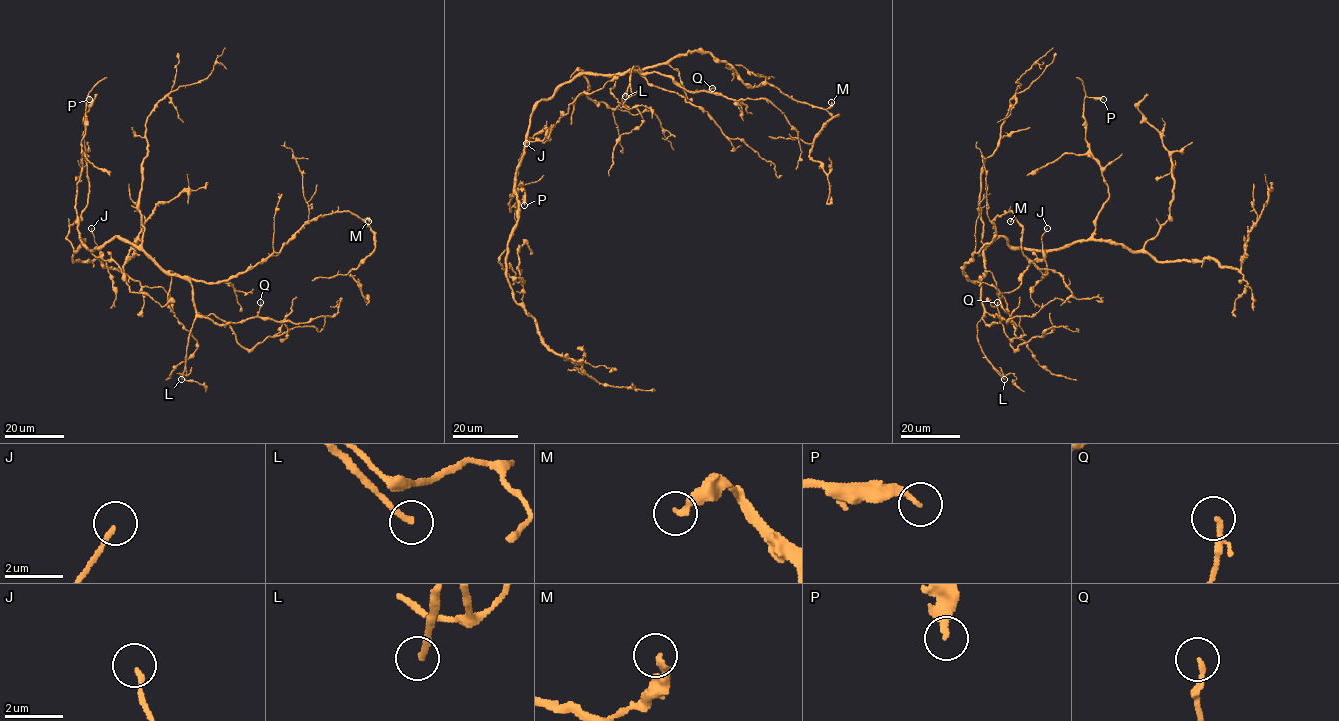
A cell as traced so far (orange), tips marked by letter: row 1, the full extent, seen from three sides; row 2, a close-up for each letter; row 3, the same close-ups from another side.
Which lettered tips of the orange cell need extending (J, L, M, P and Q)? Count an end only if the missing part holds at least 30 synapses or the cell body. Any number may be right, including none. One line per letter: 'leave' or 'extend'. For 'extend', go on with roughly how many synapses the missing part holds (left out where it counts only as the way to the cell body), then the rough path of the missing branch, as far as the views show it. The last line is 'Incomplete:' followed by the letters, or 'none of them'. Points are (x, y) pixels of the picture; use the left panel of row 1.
J: leave
L: extend | (181, 379), (176, 388), (169, 387), (145, 371), (141, 375), (138, 389)
M: leave
P: leave
Q: leave
Incomplete: L

